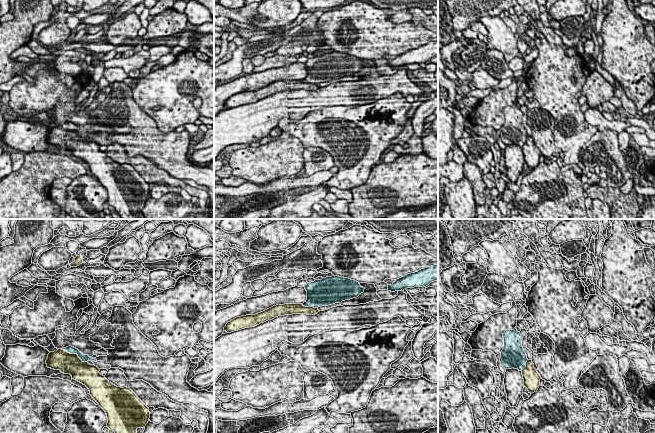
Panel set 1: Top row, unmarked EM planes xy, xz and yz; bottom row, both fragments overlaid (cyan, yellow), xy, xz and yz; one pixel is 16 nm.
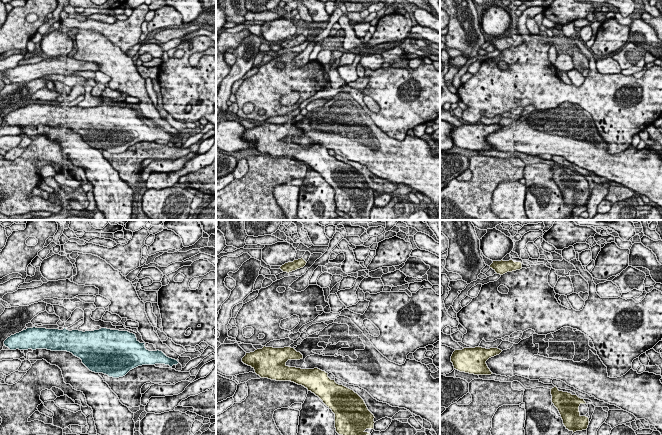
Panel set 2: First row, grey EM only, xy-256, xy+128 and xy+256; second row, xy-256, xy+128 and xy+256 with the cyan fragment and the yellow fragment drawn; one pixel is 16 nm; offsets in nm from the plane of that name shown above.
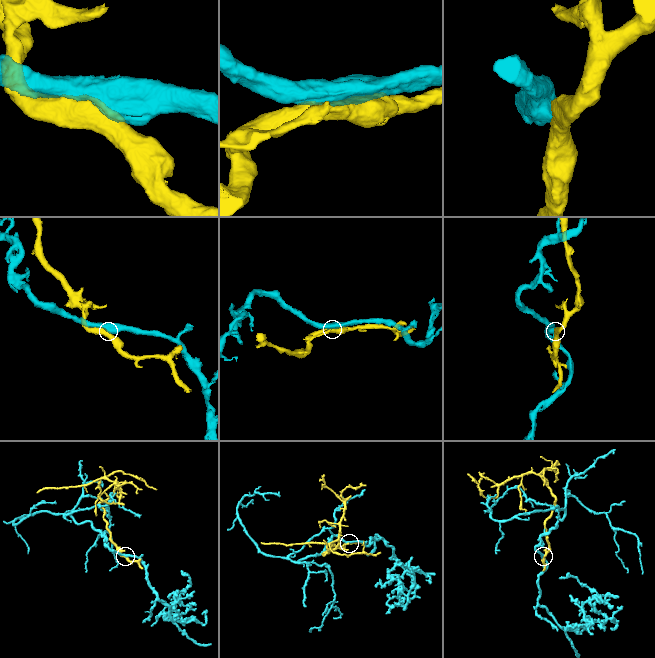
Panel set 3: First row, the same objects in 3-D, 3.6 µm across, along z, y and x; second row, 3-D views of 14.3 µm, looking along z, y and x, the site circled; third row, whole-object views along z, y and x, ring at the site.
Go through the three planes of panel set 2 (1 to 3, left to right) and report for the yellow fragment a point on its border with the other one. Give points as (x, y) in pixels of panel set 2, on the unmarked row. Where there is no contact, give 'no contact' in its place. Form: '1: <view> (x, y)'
1: no contact
2: no contact
3: no contact

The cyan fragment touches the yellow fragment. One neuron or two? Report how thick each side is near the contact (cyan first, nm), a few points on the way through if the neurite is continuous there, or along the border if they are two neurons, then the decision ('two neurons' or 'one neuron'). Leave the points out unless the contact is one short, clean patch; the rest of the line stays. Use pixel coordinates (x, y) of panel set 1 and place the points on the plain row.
calibres 120 and 340 nm; two neurons

